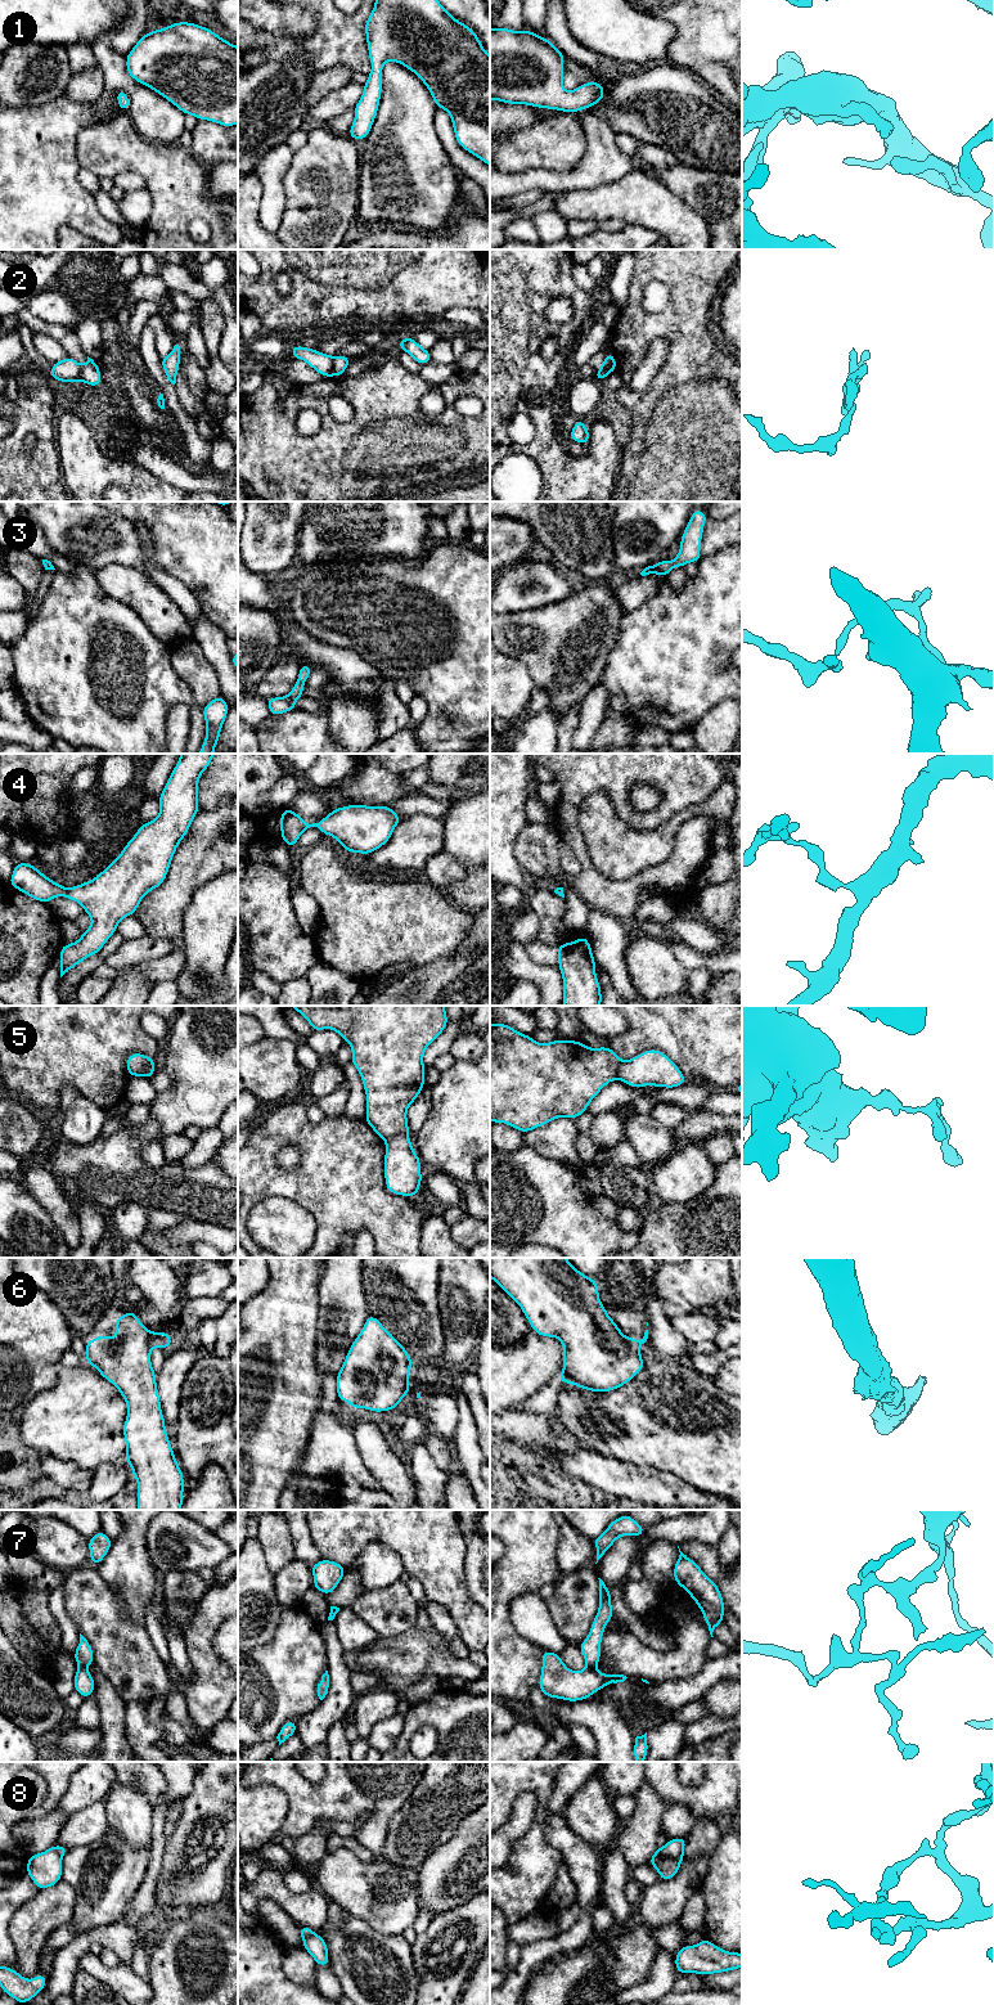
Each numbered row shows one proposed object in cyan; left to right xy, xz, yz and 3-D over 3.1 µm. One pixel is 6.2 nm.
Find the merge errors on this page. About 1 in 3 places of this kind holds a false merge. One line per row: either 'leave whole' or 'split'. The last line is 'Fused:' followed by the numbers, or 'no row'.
1: leave whole
2: leave whole
3: leave whole
4: leave whole
5: split
6: leave whole
7: split
8: split
Fused: 5, 7, 8

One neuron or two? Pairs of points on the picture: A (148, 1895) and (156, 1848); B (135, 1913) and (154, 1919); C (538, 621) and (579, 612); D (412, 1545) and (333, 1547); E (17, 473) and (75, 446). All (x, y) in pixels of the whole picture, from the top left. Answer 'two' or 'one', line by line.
A: one
B: two
C: one
D: one
E: two

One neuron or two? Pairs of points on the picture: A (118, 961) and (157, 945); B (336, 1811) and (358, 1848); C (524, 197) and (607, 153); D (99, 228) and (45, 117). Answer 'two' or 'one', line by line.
A: one
B: two
C: two
D: one

